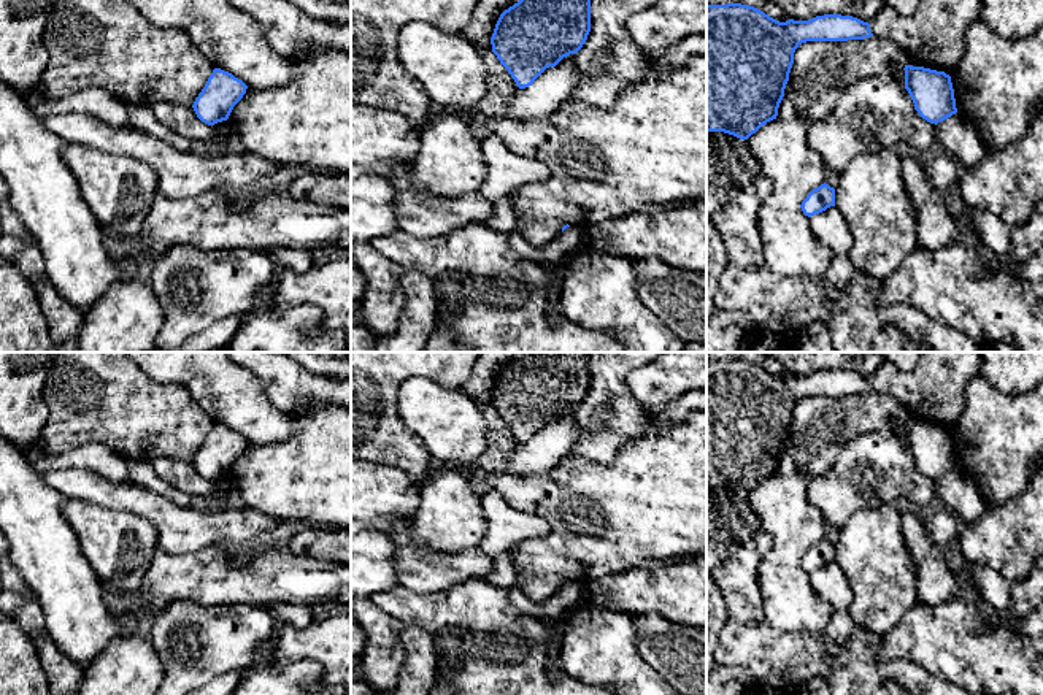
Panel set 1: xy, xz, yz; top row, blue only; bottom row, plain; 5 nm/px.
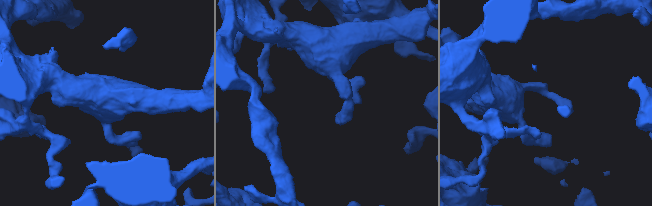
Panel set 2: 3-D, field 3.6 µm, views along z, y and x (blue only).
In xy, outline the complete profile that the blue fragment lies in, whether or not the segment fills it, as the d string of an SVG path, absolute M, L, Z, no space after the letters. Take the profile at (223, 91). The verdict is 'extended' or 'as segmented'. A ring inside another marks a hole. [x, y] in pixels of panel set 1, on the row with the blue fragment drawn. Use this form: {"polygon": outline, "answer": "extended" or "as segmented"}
{"polygon": "M214 68L192 108L202 122L214 125L229 119L246 89L248 86L232 73Z", "answer": "as segmented"}

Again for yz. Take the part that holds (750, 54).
{"polygon": "M706 5L706 132L748 140L776 119L794 52L802 43L864 40L872 35L870 24L852 16L824 14L779 22L749 5Z", "answer": "as segmented"}

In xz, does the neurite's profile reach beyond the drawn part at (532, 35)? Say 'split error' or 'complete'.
complete

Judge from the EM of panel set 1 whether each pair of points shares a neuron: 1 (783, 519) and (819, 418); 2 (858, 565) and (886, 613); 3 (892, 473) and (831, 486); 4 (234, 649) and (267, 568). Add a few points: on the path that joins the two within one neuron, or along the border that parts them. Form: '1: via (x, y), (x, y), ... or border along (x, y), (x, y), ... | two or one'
1: border along (777, 473), (799, 473), (807, 479) | two
2: via (869, 576), (881, 589), (881, 602) | one
3: via (877, 473), (867, 473), (846, 486) | one
4: border along (215, 605), (253, 603), (267, 608) | two

